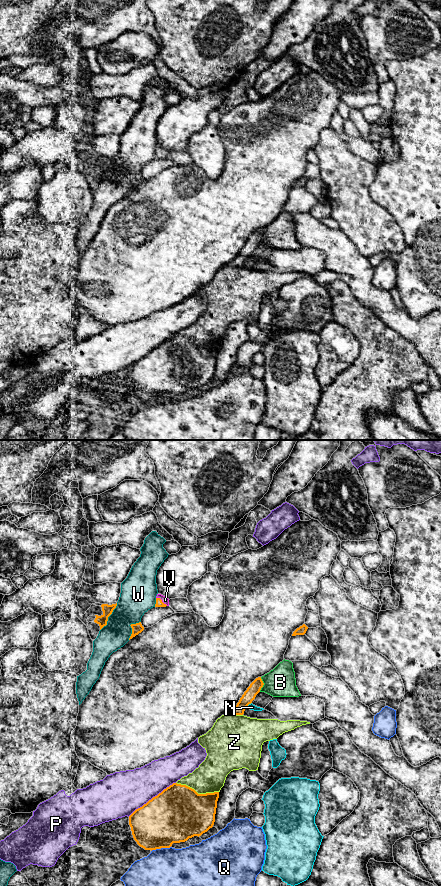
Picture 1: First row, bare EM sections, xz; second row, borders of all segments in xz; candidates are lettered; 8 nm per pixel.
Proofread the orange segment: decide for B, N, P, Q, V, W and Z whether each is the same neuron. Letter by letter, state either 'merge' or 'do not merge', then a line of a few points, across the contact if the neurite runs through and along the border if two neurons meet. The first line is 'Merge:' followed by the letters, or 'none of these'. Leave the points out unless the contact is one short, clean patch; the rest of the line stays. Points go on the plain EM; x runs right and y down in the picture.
Merge: V
B: do not merge
N: do not merge
P: do not merge
Q: do not merge
V: merge | xz (159, 155), (161, 153), (165, 152)
W: do not merge
Z: do not merge

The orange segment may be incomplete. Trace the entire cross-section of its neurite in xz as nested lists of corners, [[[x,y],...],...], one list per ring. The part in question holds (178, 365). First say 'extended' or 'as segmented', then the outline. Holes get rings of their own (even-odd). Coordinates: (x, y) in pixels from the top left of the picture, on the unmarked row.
as segmented; [[[173,335],[129,368],[133,390],[140,399],[152,403],[199,389],[214,377],[218,350],[219,344],[198,346],[186,337]]]

